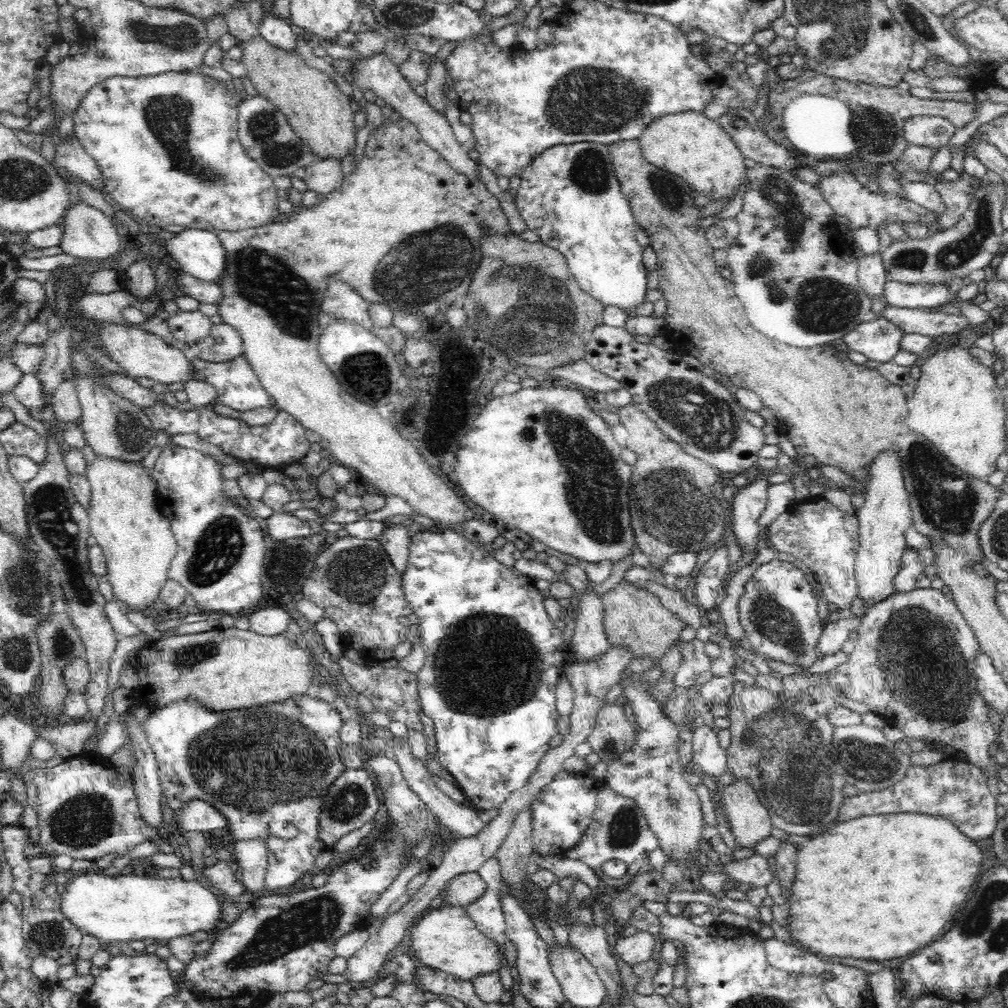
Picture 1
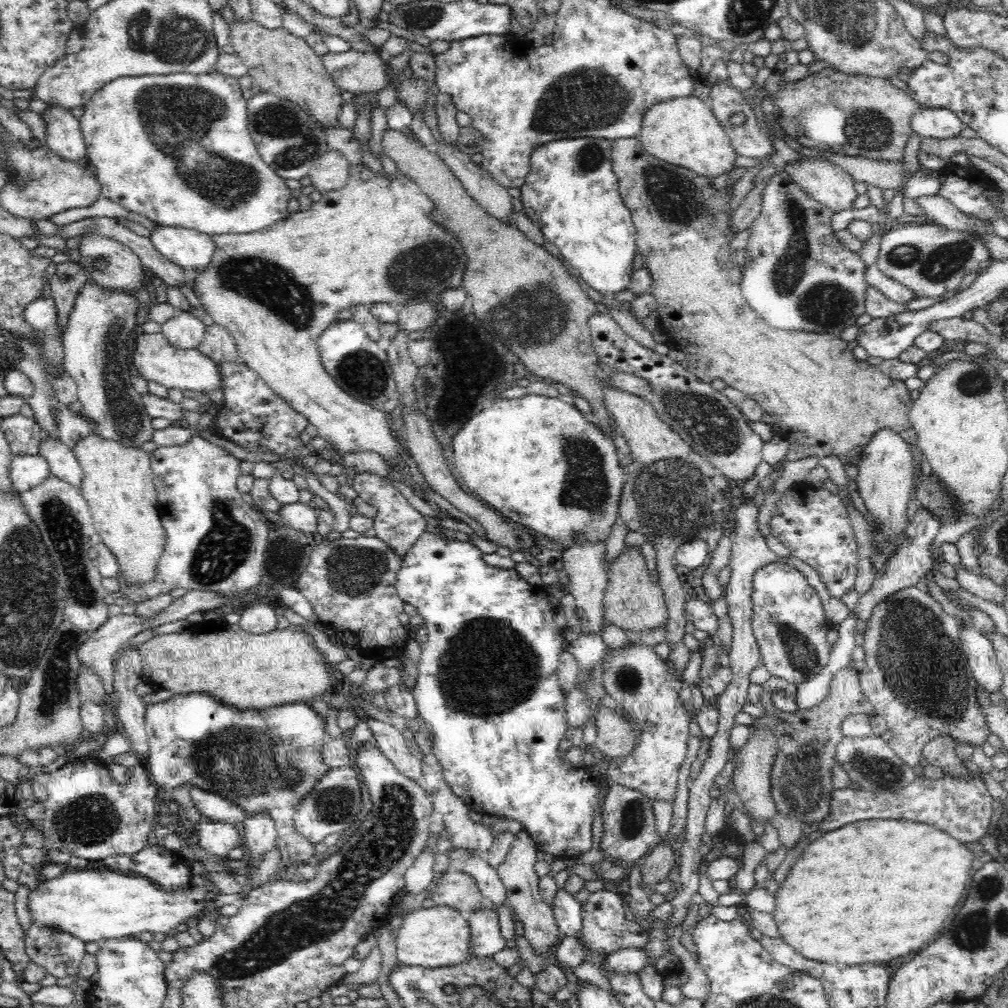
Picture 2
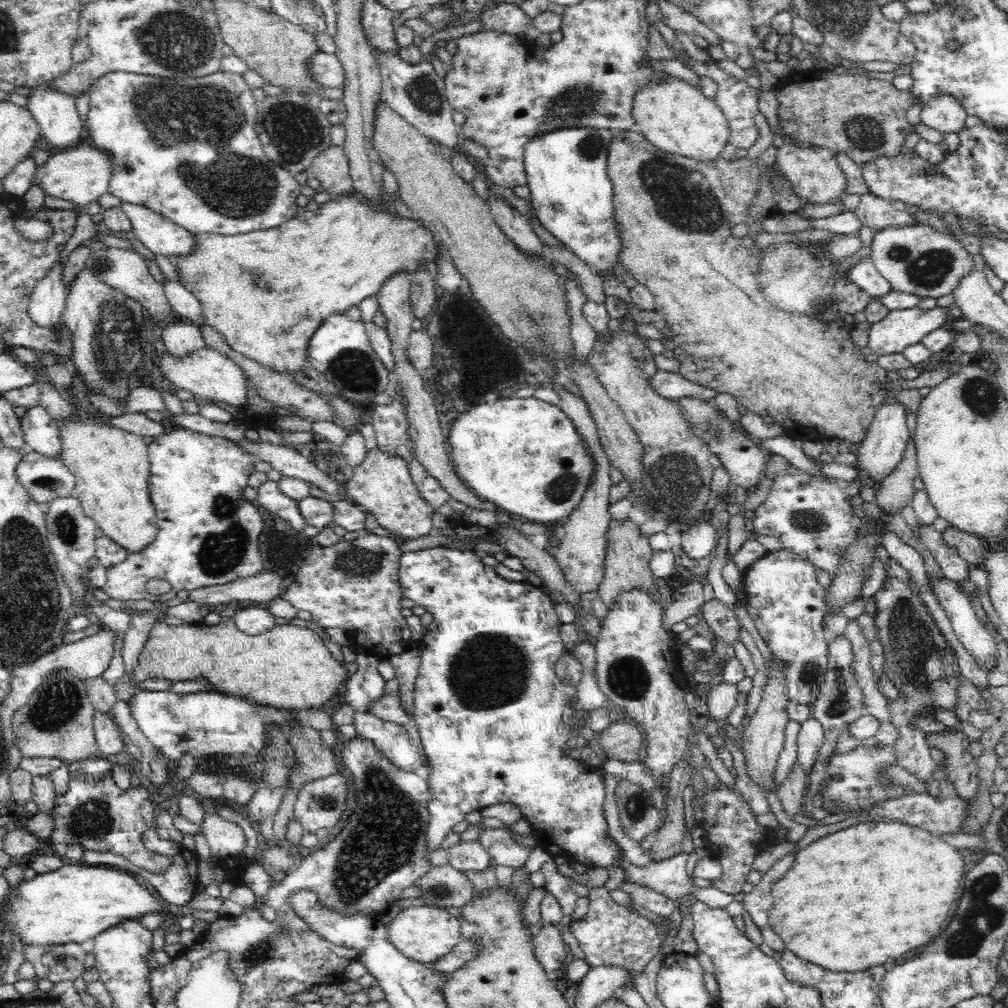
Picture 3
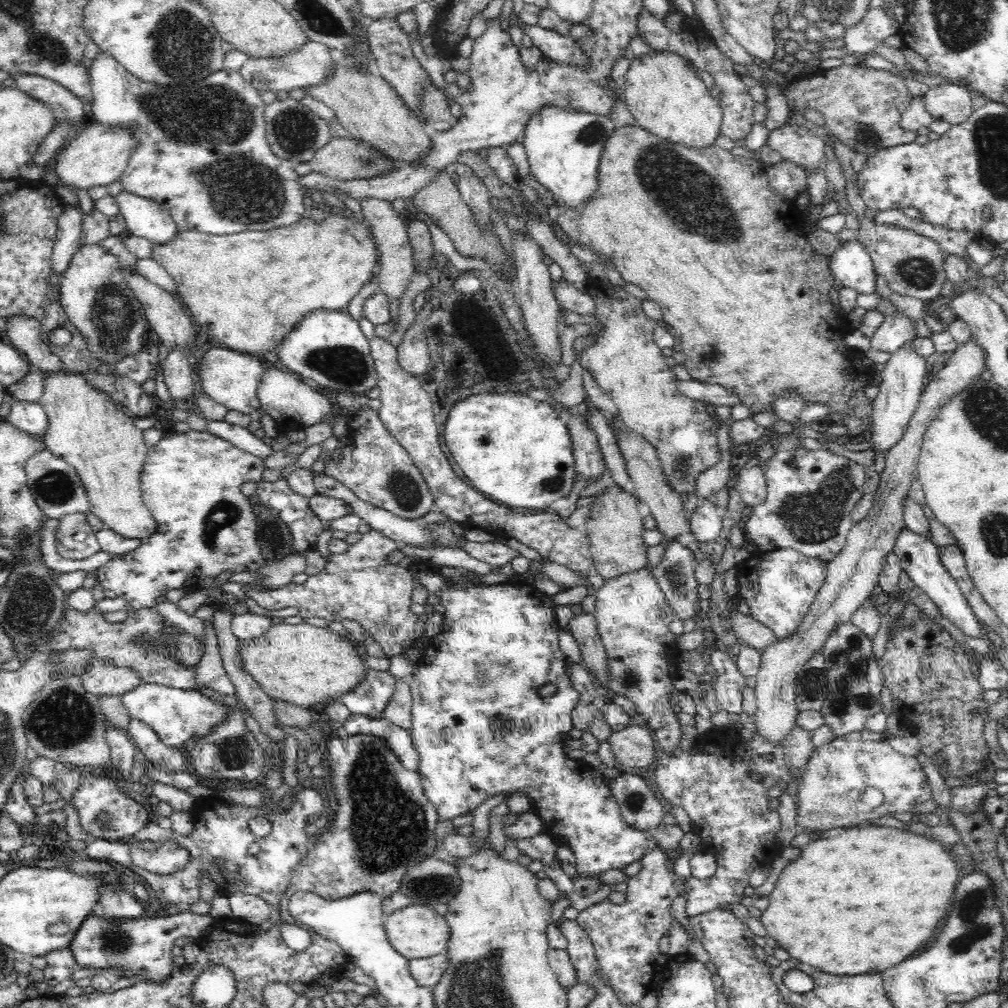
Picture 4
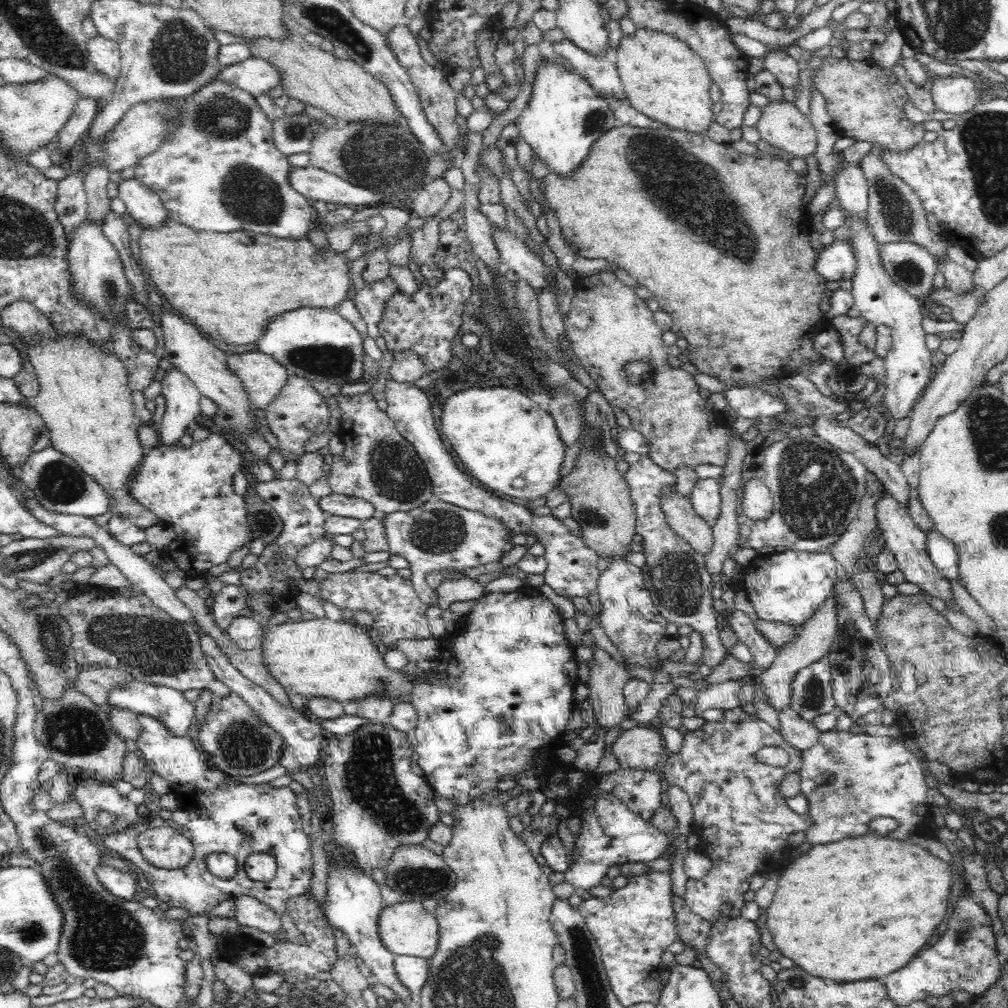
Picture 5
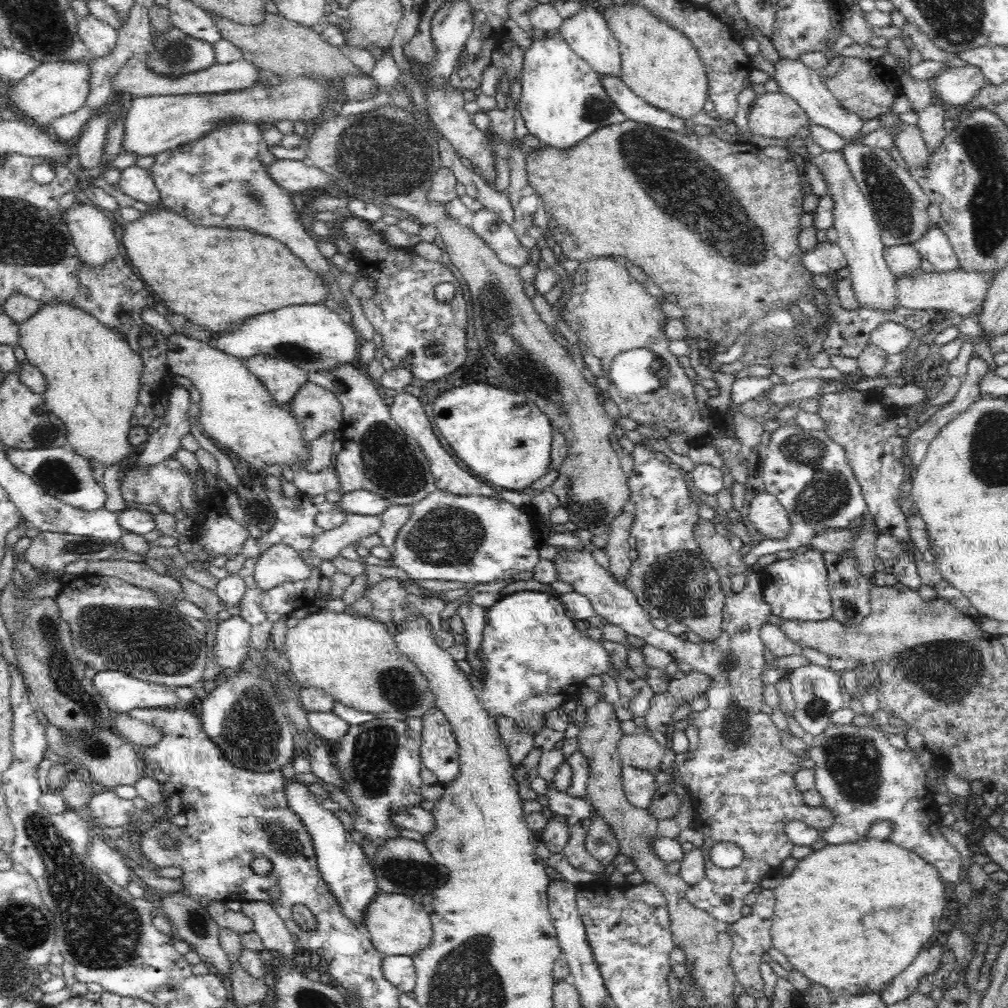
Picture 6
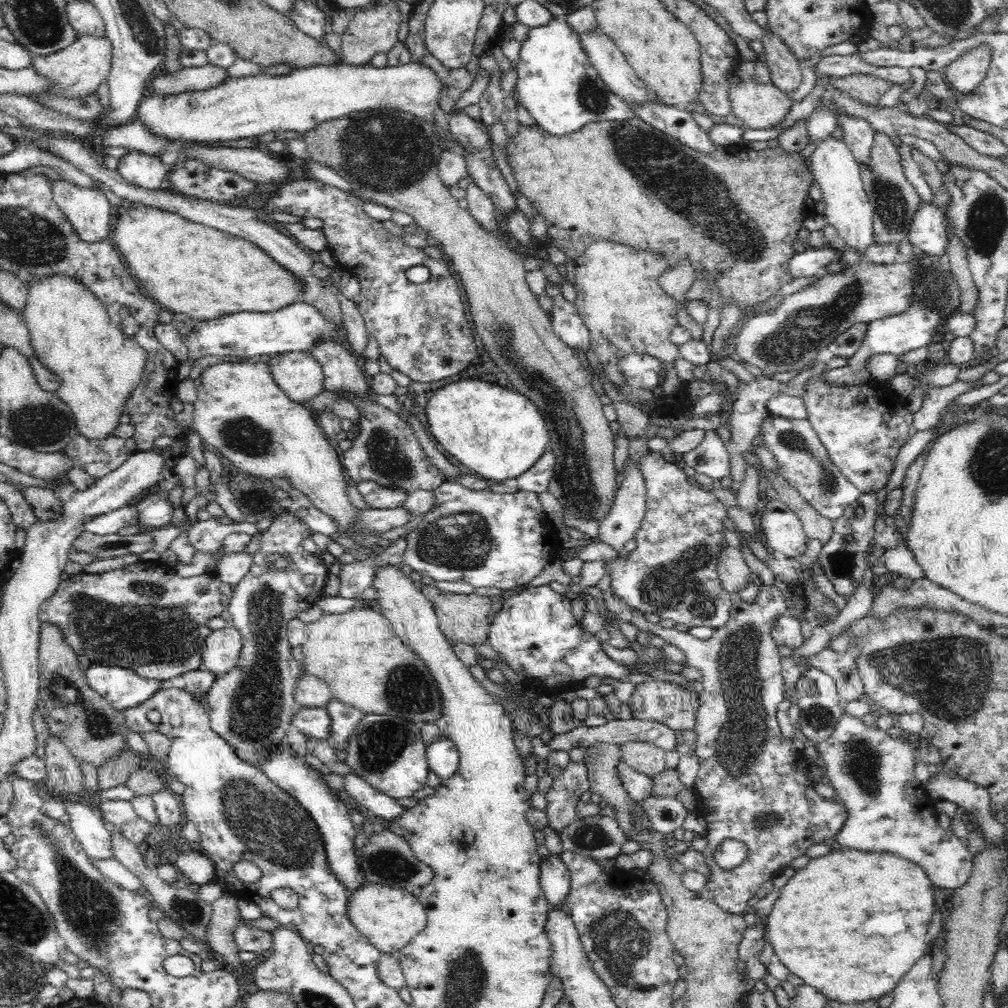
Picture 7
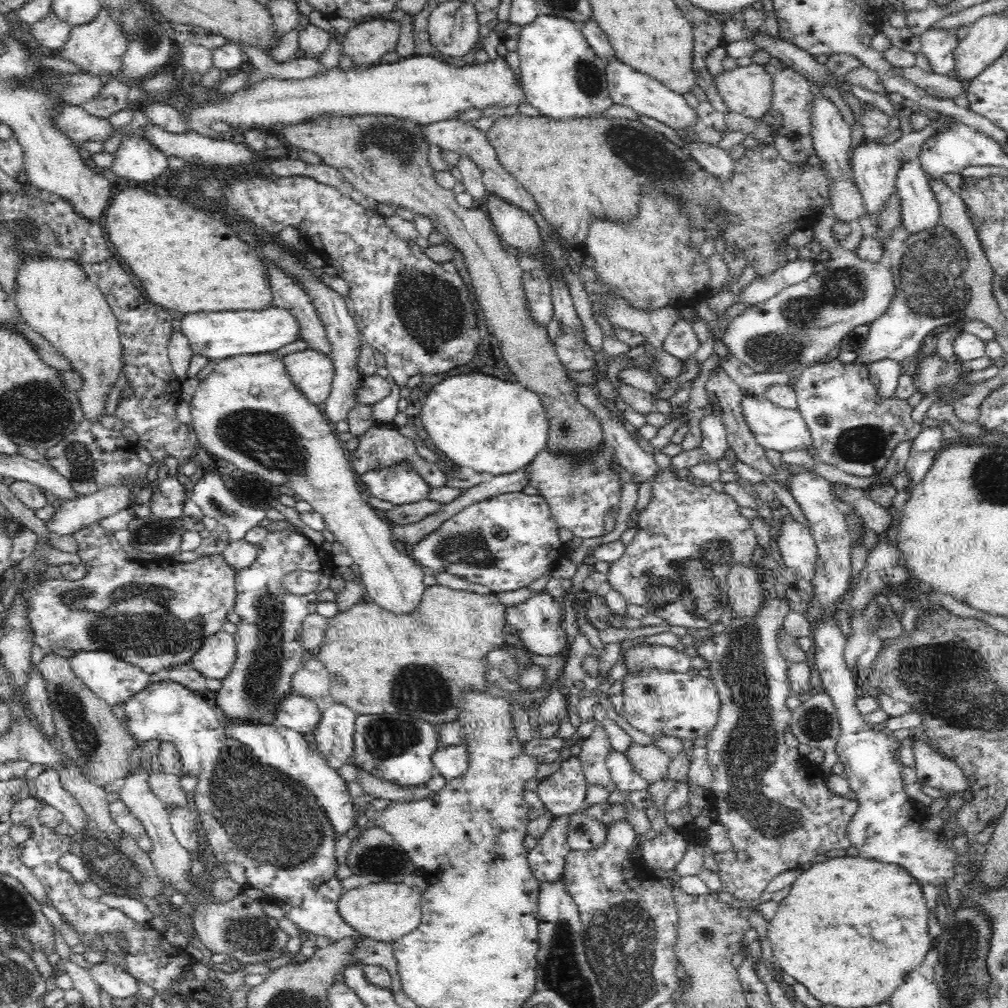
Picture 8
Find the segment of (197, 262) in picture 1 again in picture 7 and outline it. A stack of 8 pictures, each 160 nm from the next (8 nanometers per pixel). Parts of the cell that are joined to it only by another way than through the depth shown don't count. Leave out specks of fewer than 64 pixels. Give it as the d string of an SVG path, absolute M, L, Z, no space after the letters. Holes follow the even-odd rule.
M132 150L119 161L117 171L124 180L146 190L160 189L167 165L159 157Z

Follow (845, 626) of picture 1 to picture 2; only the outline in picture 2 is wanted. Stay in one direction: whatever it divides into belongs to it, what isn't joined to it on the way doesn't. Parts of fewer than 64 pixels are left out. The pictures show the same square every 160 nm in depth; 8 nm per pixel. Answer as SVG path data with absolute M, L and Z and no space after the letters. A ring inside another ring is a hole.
M918 508L913 516L909 527L904 530L905 541L893 557L889 557L887 569L874 578L871 588L868 592L860 595L859 601L854 610L850 613L856 615L856 620L868 620L874 607L887 596L897 593L904 587L914 586L917 582L925 580L926 572L933 568L931 553L928 550L931 542L934 540L938 529L940 528L940 519L928 511L926 508Z

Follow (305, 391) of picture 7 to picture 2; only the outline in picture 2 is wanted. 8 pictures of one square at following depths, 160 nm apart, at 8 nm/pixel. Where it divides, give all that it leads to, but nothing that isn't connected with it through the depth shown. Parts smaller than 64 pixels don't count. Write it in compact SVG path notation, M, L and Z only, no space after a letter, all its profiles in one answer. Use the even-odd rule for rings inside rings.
M162 332L158 334L140 333L136 336L134 367L146 381L154 381L167 389L181 391L223 391L220 364L205 356L198 349L180 349L171 346Z

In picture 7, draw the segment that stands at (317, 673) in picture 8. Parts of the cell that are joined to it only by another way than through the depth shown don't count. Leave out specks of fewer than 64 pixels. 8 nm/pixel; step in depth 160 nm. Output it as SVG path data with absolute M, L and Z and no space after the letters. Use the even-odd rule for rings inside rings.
M304 672L295 685L295 700L303 707L325 707L333 699L328 683L310 673Z

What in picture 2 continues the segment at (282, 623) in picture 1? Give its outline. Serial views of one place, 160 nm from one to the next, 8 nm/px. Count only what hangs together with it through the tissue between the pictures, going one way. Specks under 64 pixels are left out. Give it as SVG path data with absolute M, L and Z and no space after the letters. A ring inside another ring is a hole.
M252 603L240 609L239 613L240 628L252 635L274 632L283 621L281 614L266 603Z

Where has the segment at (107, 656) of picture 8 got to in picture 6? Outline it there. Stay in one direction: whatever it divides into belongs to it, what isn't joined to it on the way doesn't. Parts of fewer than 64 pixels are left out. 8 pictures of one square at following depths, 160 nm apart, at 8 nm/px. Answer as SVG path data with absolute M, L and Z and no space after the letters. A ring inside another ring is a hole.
M120 670L97 671L92 681L114 714L127 713L135 708L173 709L180 704L174 687L132 678Z

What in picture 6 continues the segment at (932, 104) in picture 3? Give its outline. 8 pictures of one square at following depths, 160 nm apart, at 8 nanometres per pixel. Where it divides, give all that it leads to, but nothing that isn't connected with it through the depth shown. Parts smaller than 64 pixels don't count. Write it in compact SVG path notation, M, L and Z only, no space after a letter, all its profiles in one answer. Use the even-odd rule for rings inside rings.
M974 65L943 68L932 78L935 99L951 108L971 102L978 90L984 87L984 73Z

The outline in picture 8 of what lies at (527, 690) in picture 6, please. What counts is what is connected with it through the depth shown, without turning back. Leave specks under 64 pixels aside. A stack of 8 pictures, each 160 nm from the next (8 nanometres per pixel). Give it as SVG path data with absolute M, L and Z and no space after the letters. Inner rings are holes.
M542 590L520 604L508 606L506 626L504 626L505 636L517 636L528 652L542 654L542 656L556 656L560 652L566 652L566 633L560 623L561 616L565 614L562 604ZM649 644L635 645L625 652L625 663L628 674L640 674L646 669L662 669L662 672L687 673L692 670L692 657L678 651L674 647Z

